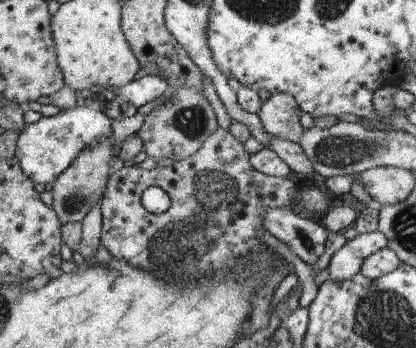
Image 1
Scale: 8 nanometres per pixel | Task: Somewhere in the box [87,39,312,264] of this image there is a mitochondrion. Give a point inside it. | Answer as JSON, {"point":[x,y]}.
{"point":[192,121]}

